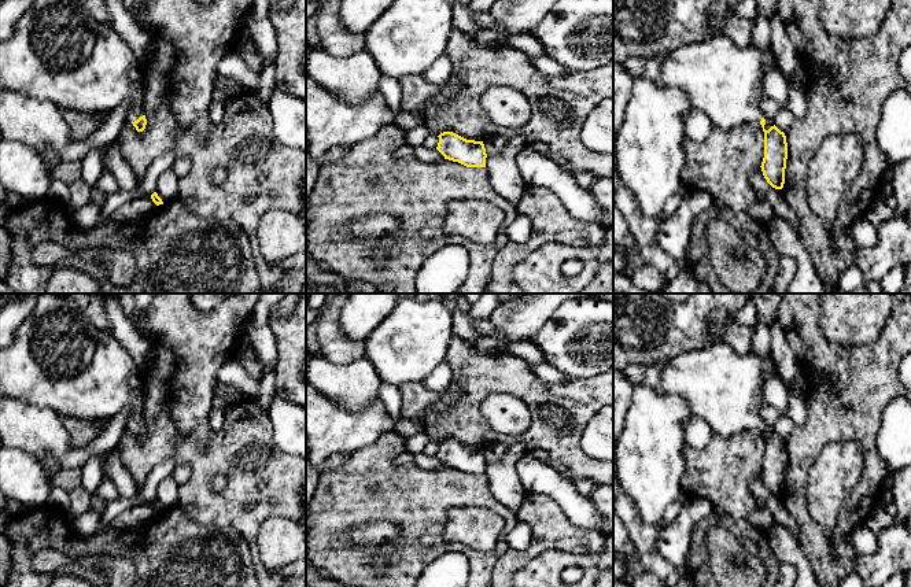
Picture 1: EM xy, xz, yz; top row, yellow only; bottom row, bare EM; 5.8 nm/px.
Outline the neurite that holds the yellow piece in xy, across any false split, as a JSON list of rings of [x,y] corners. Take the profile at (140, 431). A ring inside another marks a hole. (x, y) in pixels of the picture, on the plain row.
[[[40,294],[32,315],[18,328],[12,343],[0,348],[0,398],[12,398],[38,407],[49,407],[62,418],[89,421],[108,420],[129,407],[132,416],[128,421],[128,429],[132,429],[137,439],[143,439],[147,432],[144,376],[139,363],[111,333],[91,325],[77,310],[70,296]]]

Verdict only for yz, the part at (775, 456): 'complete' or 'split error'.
split error

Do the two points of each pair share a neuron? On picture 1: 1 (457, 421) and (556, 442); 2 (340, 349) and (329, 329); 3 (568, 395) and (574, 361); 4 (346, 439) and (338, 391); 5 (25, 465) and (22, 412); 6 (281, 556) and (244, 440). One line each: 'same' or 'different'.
1: same
2: same
3: different
4: different
5: different
6: different

